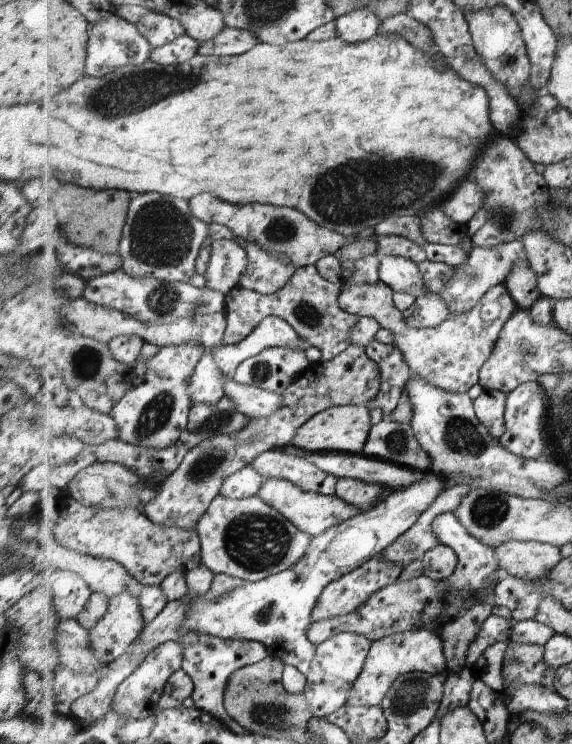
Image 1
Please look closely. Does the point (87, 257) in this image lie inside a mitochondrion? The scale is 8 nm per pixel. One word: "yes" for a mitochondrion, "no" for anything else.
no

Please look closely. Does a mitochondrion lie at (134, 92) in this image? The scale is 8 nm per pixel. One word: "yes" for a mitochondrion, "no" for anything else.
yes

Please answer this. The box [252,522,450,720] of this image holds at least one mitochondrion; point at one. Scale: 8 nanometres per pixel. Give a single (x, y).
(265, 614)

